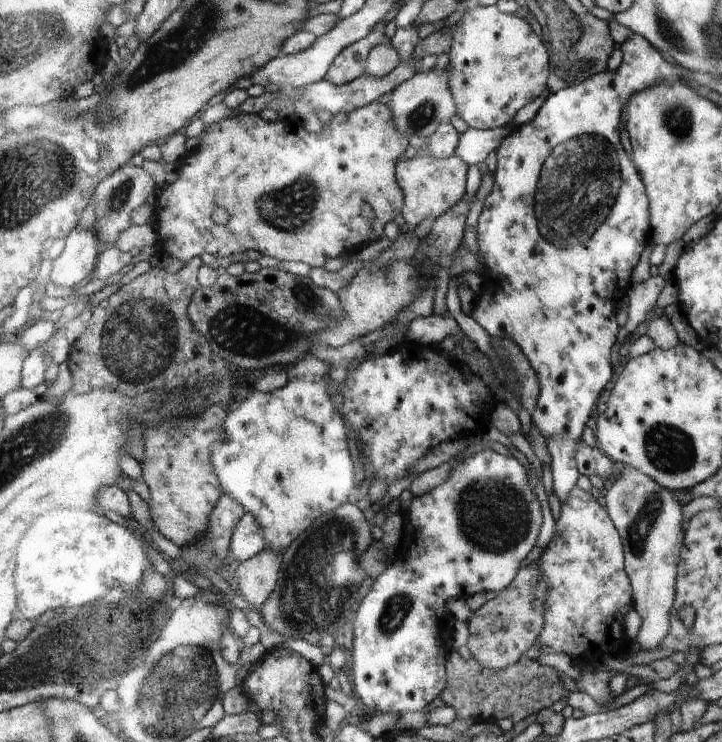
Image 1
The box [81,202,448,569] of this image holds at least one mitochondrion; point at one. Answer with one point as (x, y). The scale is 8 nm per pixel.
(129, 340)

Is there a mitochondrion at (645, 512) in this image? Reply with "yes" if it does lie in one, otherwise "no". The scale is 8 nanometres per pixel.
yes

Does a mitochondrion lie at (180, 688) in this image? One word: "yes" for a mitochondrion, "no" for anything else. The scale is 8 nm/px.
yes

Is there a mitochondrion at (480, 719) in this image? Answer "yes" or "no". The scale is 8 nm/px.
no

